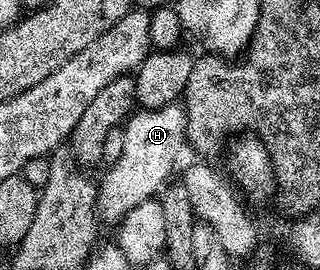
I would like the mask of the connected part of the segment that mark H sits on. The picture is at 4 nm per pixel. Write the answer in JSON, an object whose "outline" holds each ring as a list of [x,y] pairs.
{"outline":[[[179,102],[153,111],[137,110],[123,124],[122,130],[122,157],[107,168],[104,180],[100,179],[98,183],[99,218],[105,224],[119,224],[126,217],[126,213],[130,213],[130,209],[142,205],[142,201],[157,198],[173,178],[172,170],[175,169],[180,154],[186,151],[188,142],[186,113]]]}

